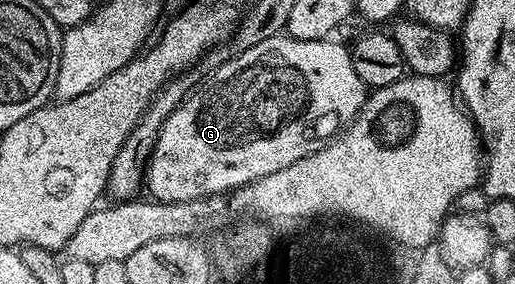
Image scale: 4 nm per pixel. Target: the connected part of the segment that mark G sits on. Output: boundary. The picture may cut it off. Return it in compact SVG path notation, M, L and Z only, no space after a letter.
M282 32L267 40L259 40L259 44L255 44L251 48L234 53L233 57L216 67L212 71L213 75L198 90L196 87L185 101L167 116L162 124L157 143L149 157L148 166L145 167L143 186L147 192L149 189L148 197L159 202L190 202L200 198L228 195L230 192L238 190L240 186L248 186L249 183L259 180L263 176L271 176L271 172L279 172L279 168L287 168L287 164L295 164L295 160L305 158L314 150L320 150L324 143L344 130L361 111L361 105L365 103L367 97L367 87L363 84L363 80L359 80L359 75L355 73L355 64L350 47L344 46L341 42L333 41L329 38L299 40L298 38L290 38L288 33Z

